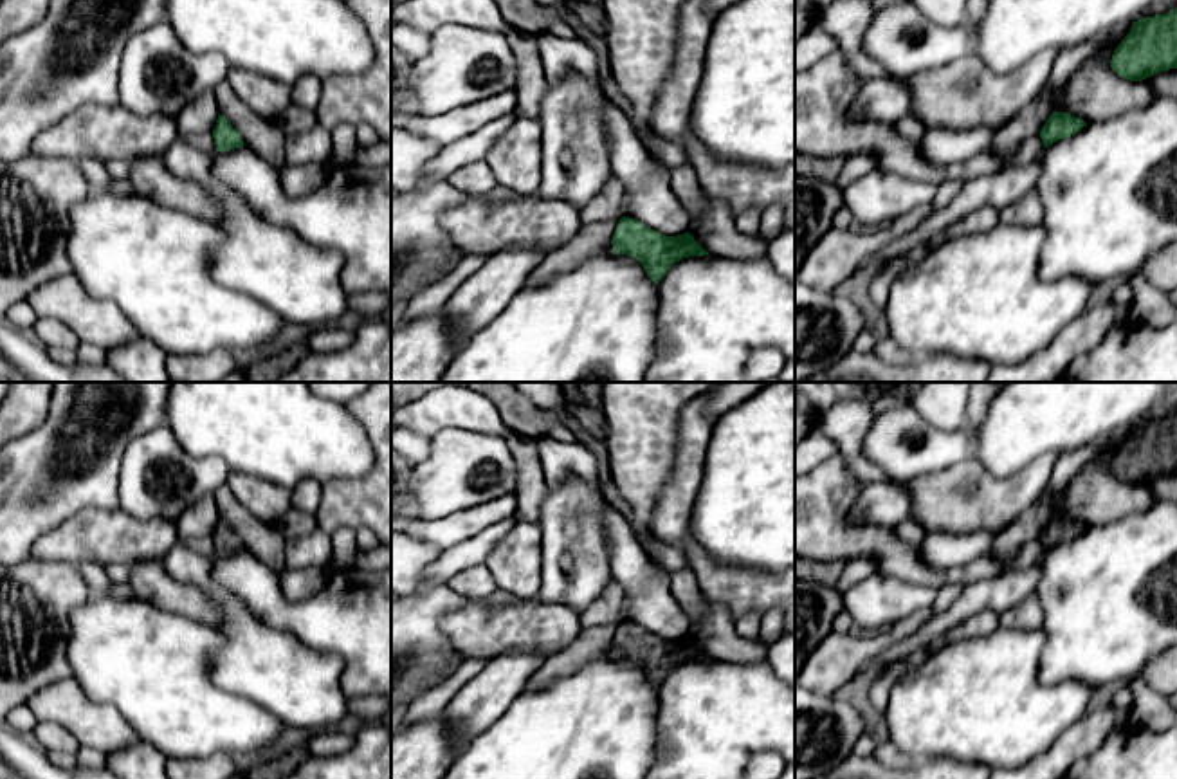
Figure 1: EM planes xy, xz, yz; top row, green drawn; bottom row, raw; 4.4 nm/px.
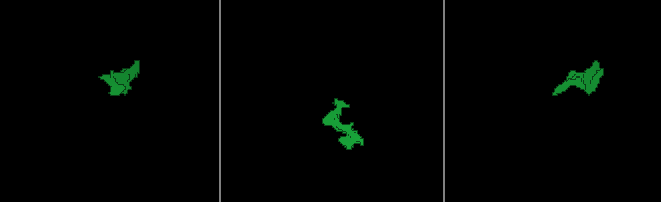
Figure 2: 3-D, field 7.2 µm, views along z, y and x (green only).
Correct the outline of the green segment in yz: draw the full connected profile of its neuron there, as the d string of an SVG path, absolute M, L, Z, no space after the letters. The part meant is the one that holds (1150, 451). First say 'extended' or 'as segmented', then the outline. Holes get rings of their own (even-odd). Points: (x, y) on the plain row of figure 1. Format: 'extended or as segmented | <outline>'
as segmented | M1177 411L1134 426L1116 451L1110 471L1119 481L1130 485L1177 472Z

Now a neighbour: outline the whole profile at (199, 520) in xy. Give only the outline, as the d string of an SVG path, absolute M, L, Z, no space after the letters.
M205 496L186 509L175 521L178 543L191 537L213 537L218 523L214 496Z

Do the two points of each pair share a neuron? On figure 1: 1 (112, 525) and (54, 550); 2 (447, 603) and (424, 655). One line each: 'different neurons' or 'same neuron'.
1: same neuron
2: same neuron

